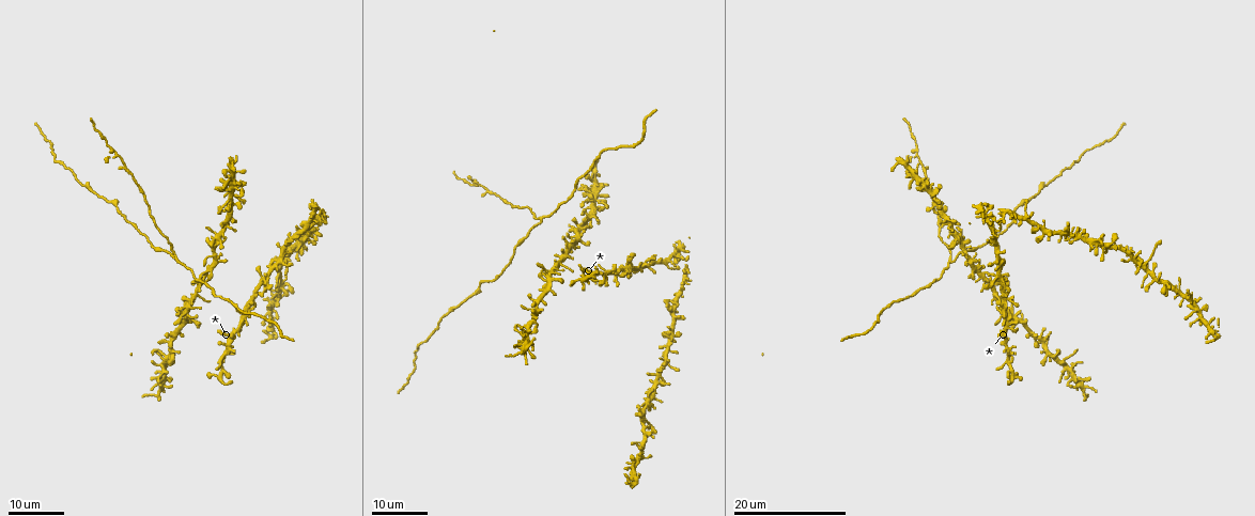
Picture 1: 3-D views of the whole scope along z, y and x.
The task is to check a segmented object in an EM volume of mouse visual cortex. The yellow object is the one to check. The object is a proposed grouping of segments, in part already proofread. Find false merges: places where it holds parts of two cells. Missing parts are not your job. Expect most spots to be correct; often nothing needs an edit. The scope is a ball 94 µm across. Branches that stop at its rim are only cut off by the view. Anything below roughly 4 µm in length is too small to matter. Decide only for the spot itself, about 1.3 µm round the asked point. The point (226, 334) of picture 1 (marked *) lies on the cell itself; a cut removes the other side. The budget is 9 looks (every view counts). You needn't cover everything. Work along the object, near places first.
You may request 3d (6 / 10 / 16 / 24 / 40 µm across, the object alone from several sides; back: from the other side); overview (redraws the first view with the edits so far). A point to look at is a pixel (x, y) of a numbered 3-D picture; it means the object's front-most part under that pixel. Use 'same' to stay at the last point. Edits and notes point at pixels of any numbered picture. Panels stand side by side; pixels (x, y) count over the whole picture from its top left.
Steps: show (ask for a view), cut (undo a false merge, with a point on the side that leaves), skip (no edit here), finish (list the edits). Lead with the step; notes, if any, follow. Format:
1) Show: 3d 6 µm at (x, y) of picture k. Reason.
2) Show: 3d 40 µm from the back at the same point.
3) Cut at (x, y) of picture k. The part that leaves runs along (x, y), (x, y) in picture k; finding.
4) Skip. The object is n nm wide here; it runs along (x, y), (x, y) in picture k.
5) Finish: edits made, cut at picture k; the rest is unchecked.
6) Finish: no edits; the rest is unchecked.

Show: 3d 16 µm at (1085, 393) of picture 1. Three arms meet.

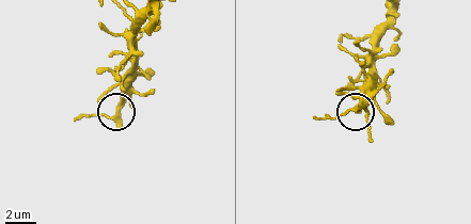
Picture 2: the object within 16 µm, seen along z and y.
Show: 3d 6 µm at (116, 113) of picture 2.

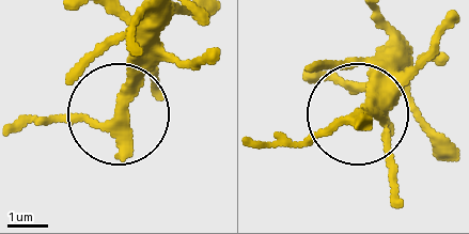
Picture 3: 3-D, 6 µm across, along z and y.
Skip. The object is 260 nm wide here; one cell here.

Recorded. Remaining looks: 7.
Show: 3d 16 µm at (180, 263) of picture 1. Side arm on a straight run.

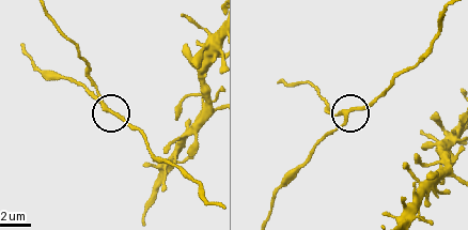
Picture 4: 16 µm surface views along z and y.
Show: 3d 6 µm at (343, 115) of picture 4.

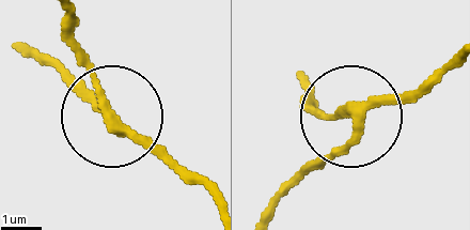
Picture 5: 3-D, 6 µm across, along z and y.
Skip. The object is 230 nm wide here; continuous, no second cell.

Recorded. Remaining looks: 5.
Show: 3d 24 µm at (124, 163) of picture 1. Three arms meet.

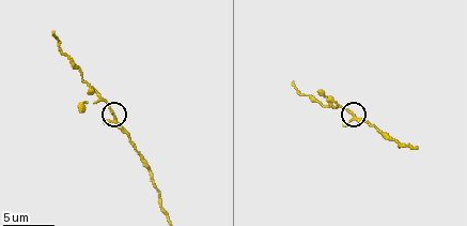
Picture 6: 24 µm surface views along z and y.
Show: 3d 6 µm at (111, 116) of picture 6.

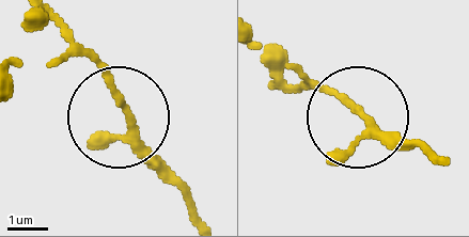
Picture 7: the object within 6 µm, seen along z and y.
Skip. It runs along (448, 162), (431, 145), (390, 142), (312, 88) in picture 7; continuous, no second cell.

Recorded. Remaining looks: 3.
Show: 3d 16 µm at (971, 261) of picture 1. Sudden change in width.

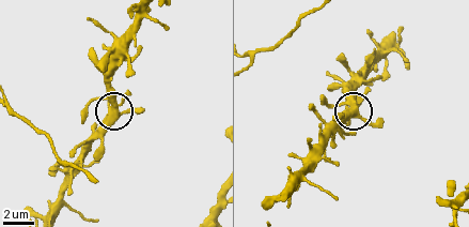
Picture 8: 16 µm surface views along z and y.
Show: 3d 6 µm at (108, 117) of picture 8. Closer look.

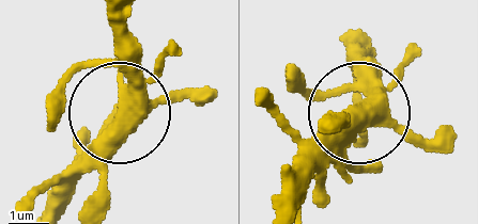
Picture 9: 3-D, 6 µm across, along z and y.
Skip. 4 arms meet here; all the same cell.

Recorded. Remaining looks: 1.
Finish: no edits; the rest is unchecked.

